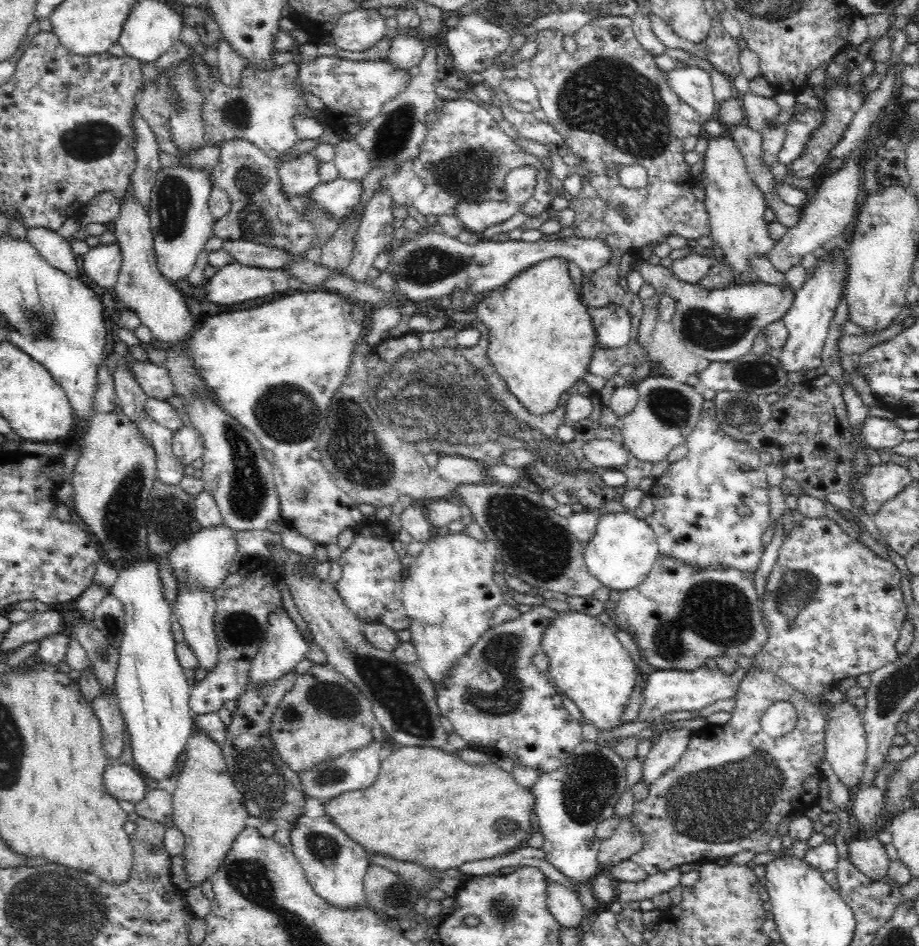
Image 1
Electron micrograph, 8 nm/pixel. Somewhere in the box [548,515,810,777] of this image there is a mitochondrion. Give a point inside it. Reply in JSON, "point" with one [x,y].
{"point":[719,612]}

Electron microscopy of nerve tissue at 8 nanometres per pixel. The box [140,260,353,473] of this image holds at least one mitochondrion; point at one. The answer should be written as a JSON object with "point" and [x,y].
{"point":[287,413]}

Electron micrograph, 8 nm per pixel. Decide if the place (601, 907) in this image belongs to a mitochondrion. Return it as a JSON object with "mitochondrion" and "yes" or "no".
{"mitochondrion":"no"}

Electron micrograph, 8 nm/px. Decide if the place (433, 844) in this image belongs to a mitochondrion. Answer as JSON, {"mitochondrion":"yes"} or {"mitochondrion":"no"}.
{"mitochondrion":"no"}

